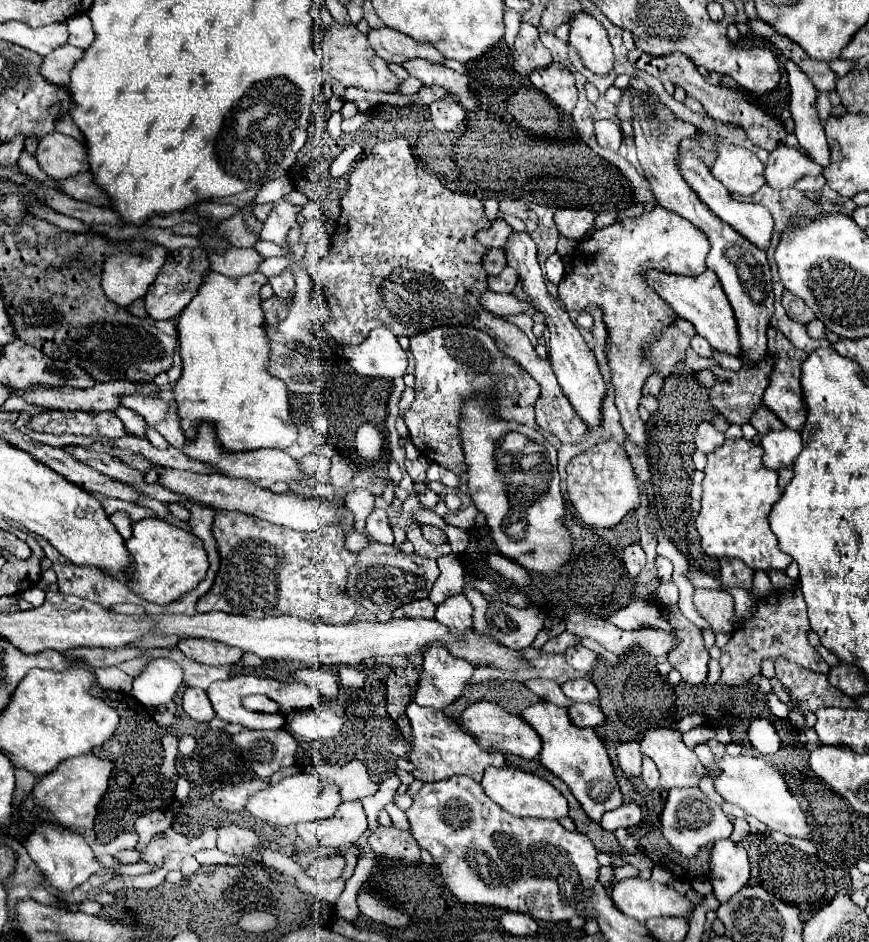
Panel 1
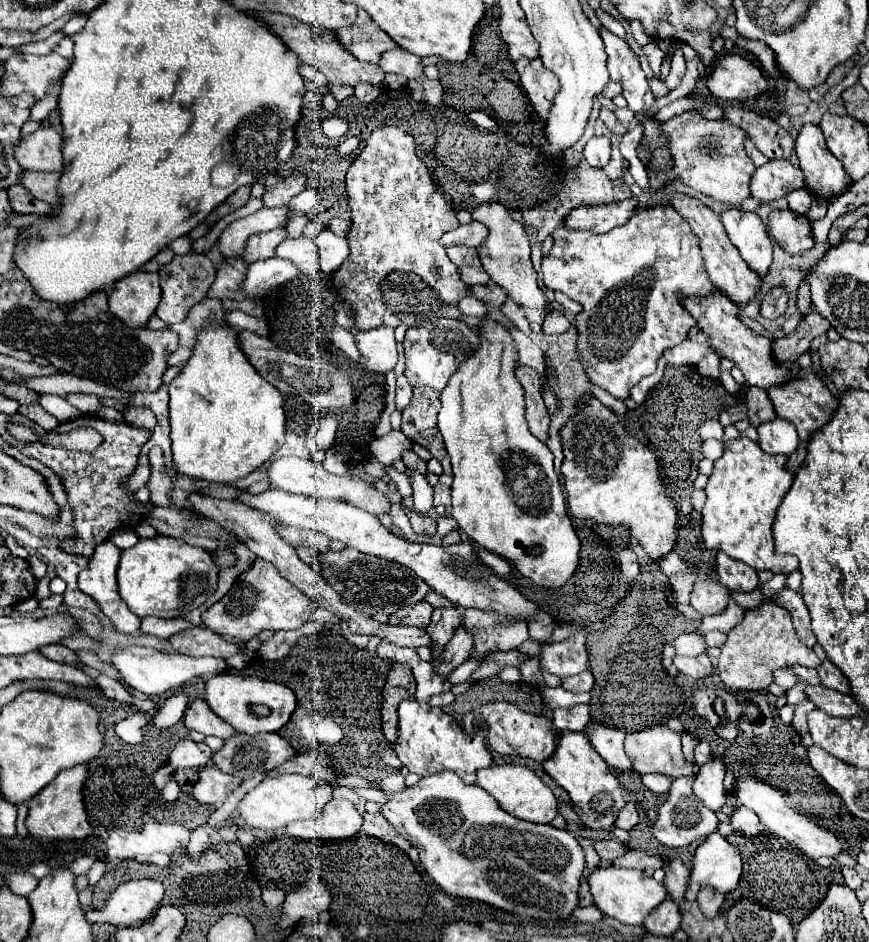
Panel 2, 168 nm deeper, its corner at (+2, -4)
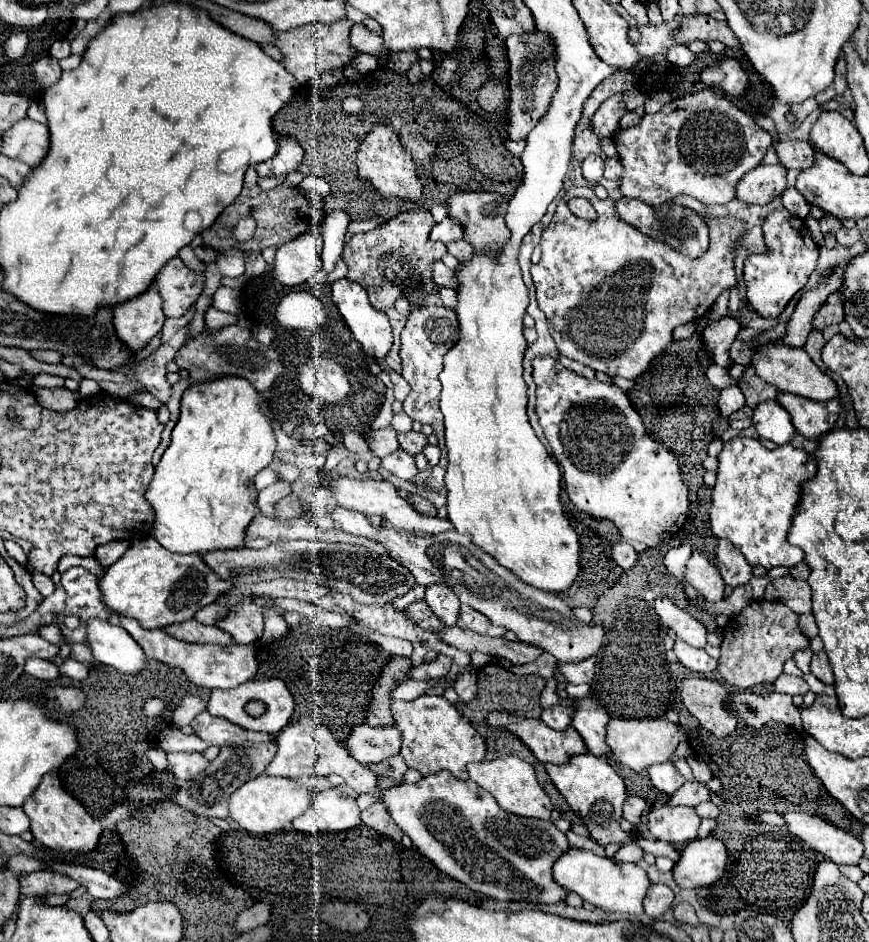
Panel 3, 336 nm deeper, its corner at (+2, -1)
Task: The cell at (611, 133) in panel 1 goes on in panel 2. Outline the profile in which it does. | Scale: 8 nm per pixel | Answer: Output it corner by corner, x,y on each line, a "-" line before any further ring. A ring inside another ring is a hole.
593,136
583,148
583,156
585,156
589,166
603,168
609,162
609,156
611,156
609,138
607,136

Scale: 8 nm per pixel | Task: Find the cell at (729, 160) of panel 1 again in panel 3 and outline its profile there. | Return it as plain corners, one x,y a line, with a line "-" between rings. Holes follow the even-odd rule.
703,89
699,93
669,101
655,115
643,115
639,125
621,129
613,141
623,163
621,191
625,197
647,201
647,205
661,205
677,195
689,195
701,203
725,205
735,199
737,183
747,171
759,165
773,137
757,127
749,113
743,113
729,103
725,95
715,89

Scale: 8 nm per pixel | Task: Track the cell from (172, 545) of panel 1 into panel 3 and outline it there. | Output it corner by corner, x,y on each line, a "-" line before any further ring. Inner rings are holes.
145,537
145,539
133,541
131,547
125,551
125,555
119,561
115,561
103,573
103,577
99,581
99,591
101,591
103,603
119,615
135,617
145,629
157,629
157,627
165,627
165,625
173,625
173,623
183,623
183,621
191,619
201,607
213,603
225,589
229,589
229,583
221,581
217,577
217,573
213,573
209,569
209,565
205,565
205,561
201,561
201,557
197,553
187,553
187,555
169,553
165,547
161,547
161,543
155,537

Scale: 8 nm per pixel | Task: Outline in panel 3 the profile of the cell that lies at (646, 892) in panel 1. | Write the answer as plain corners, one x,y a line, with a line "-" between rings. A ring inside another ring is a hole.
571,847
553,865
553,877
561,887
565,887
567,891
579,893
583,901
595,907
601,907
603,911
619,913
619,915
635,915
641,921
647,921
643,913
643,899
645,899
645,893
649,891
651,879
647,871
643,871
639,865
617,863
615,859
599,857
591,851
581,851
581,849

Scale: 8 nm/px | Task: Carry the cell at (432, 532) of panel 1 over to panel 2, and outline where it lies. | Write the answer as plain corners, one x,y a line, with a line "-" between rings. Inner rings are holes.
411,512
411,514
409,514
409,520
411,520
413,530
415,530
417,534
435,534
437,522
435,522
433,518
423,516
423,514
415,514
415,512

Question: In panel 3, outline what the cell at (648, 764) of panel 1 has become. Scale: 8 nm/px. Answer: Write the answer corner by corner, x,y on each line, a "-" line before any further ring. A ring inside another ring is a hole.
673,763
651,765
651,767
649,767
649,777
651,777
651,783
653,783
659,791
663,791
663,793
667,793
667,795
675,793
675,791
685,783
685,779
675,771

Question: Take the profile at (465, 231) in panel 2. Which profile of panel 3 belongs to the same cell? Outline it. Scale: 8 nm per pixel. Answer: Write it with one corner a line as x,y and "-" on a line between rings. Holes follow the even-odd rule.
443,219
441,223
437,223
431,229
431,239
433,241
451,243
451,241
457,241
457,239
463,239
463,237
465,237
463,225
457,225
457,221
453,221
453,219

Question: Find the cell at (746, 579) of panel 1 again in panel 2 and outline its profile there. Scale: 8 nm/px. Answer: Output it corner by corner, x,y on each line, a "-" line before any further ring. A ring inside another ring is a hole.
725,552
717,554
717,574
721,584
731,592
751,592
759,586
759,576
753,568
729,558

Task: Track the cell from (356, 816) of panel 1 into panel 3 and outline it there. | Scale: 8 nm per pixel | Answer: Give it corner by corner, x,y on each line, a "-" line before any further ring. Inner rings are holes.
327,789
311,795
311,807
301,817
293,819
293,829
307,833
347,831
361,825
359,813
353,797
337,789

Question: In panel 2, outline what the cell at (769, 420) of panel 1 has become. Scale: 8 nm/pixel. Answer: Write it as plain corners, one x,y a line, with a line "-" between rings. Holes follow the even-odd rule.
749,386
749,388
747,388
747,394
745,394
745,404
747,404
749,420
751,420
753,426
759,426
761,422
773,420
773,418
777,416
777,414
775,414
775,408
773,408
773,402
769,400
767,390

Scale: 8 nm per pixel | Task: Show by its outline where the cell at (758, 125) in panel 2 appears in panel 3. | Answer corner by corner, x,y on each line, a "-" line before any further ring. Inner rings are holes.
787,139
787,141
773,141
773,149
779,157
779,161
787,169
805,169
813,163
813,149
807,141

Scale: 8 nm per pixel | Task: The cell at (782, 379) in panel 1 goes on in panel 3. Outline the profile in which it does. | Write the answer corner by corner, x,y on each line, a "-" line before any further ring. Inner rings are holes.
779,393
777,401
787,409
787,413
791,413
797,433
805,439
817,439
831,431
841,413
841,403
837,397
819,403
793,393

